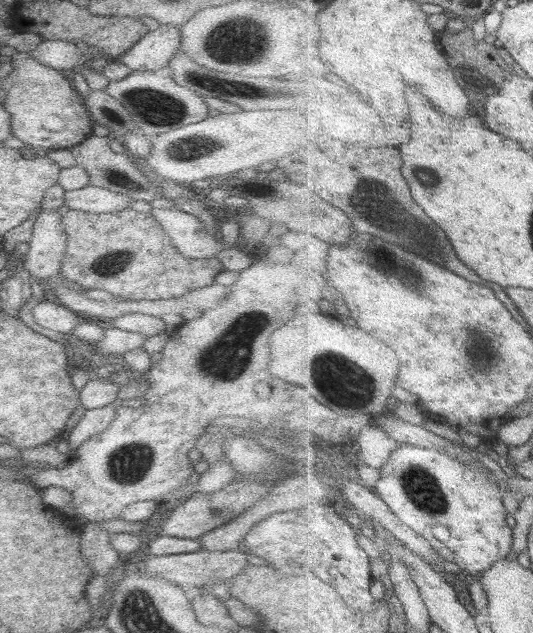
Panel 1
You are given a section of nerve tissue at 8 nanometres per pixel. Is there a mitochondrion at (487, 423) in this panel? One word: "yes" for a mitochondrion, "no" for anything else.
no

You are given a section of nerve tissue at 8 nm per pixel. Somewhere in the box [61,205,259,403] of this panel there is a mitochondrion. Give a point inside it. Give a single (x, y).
(227, 365)

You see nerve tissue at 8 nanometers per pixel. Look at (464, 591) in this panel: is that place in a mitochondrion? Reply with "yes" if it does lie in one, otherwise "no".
no

